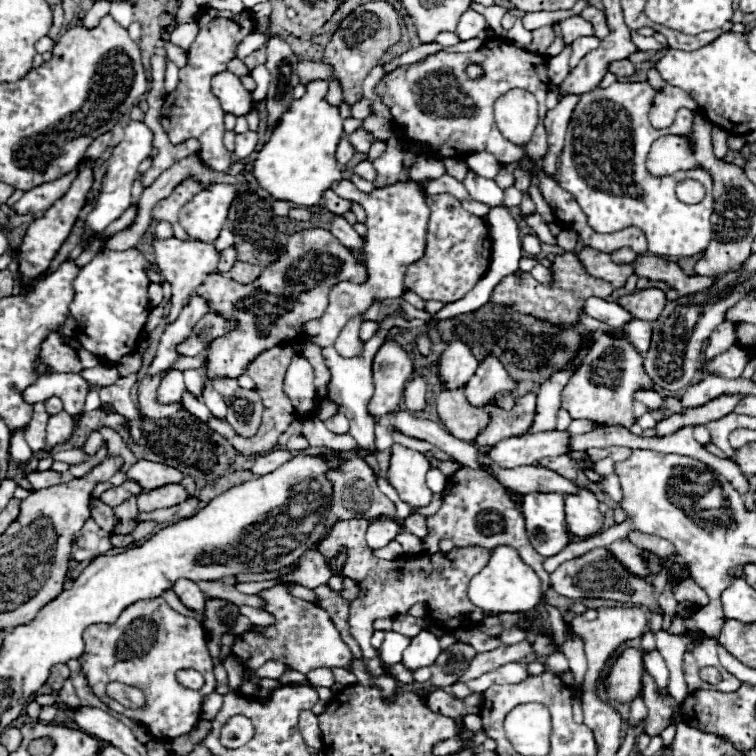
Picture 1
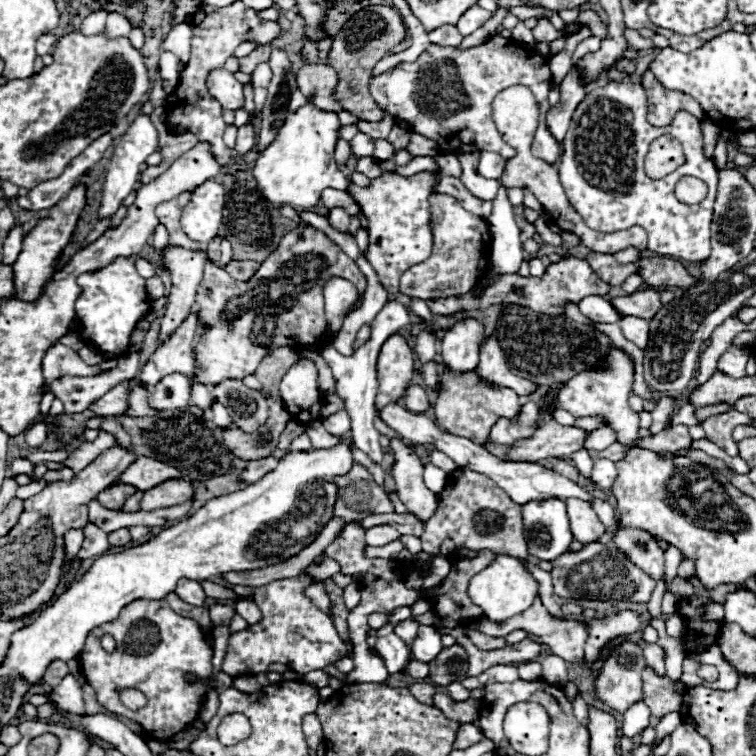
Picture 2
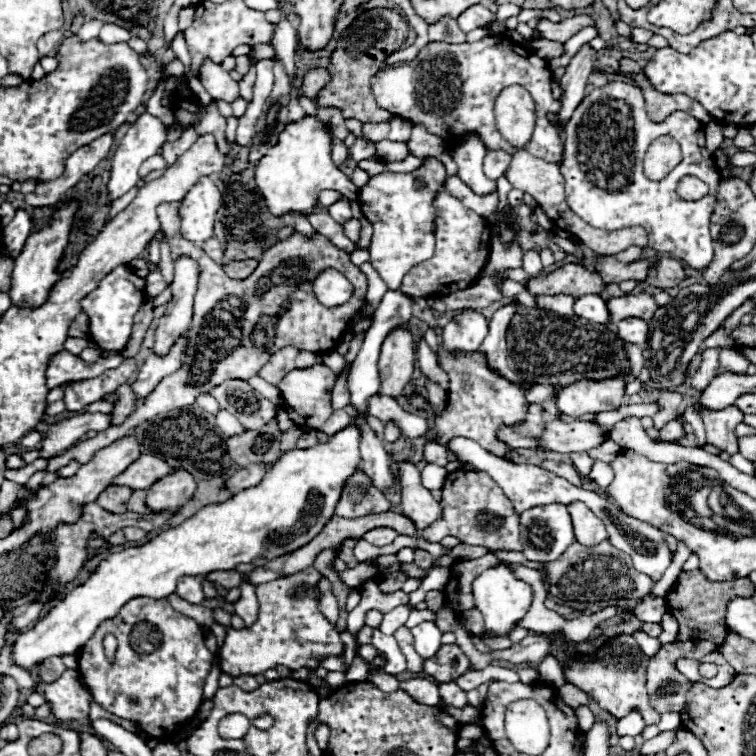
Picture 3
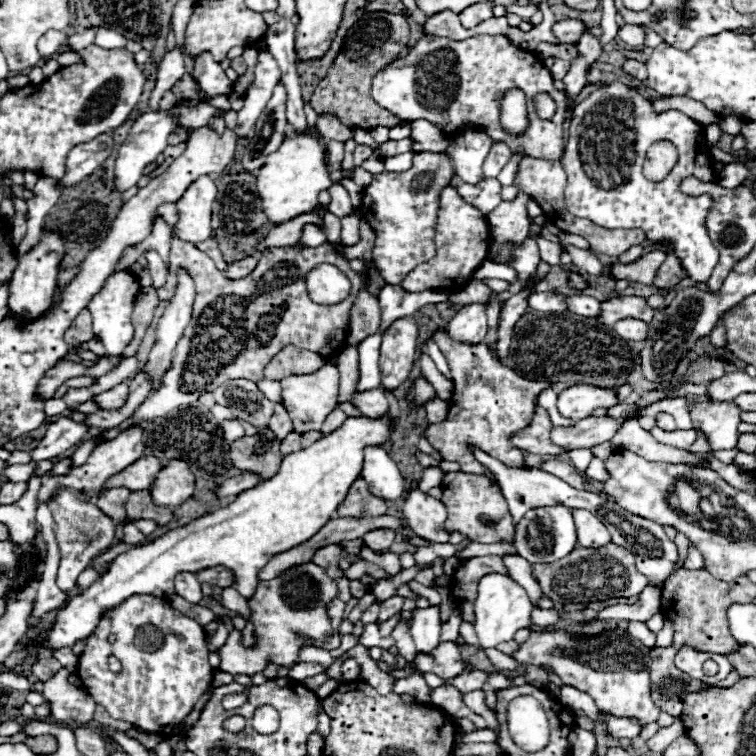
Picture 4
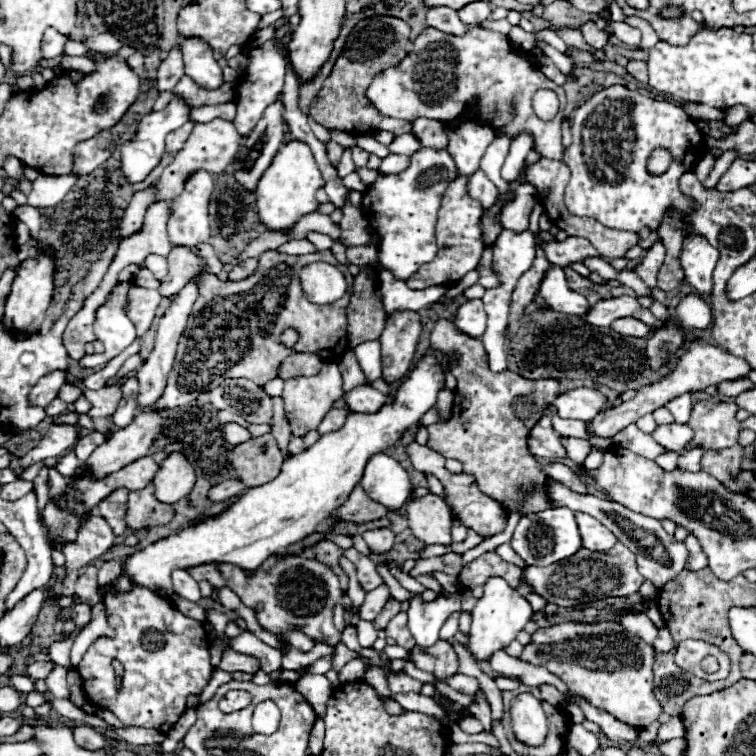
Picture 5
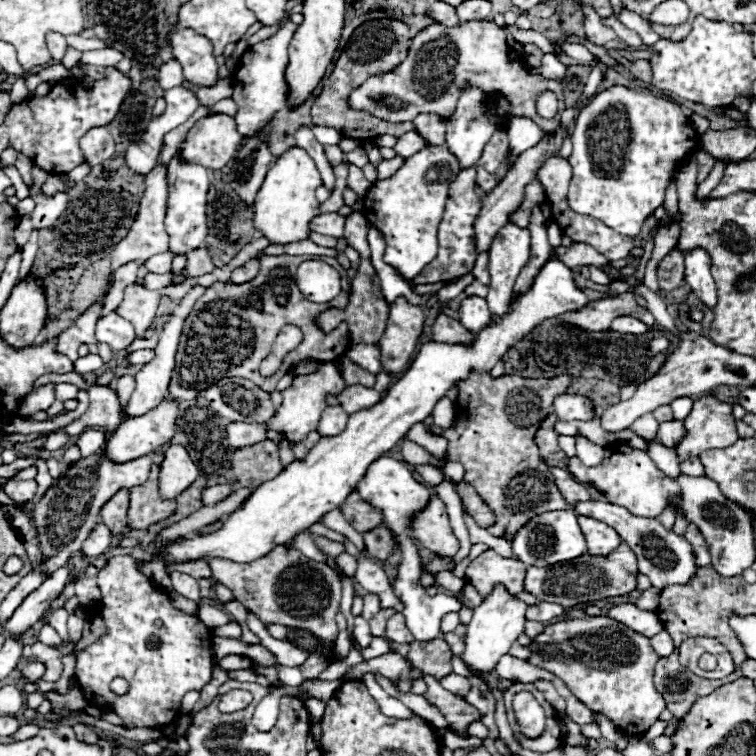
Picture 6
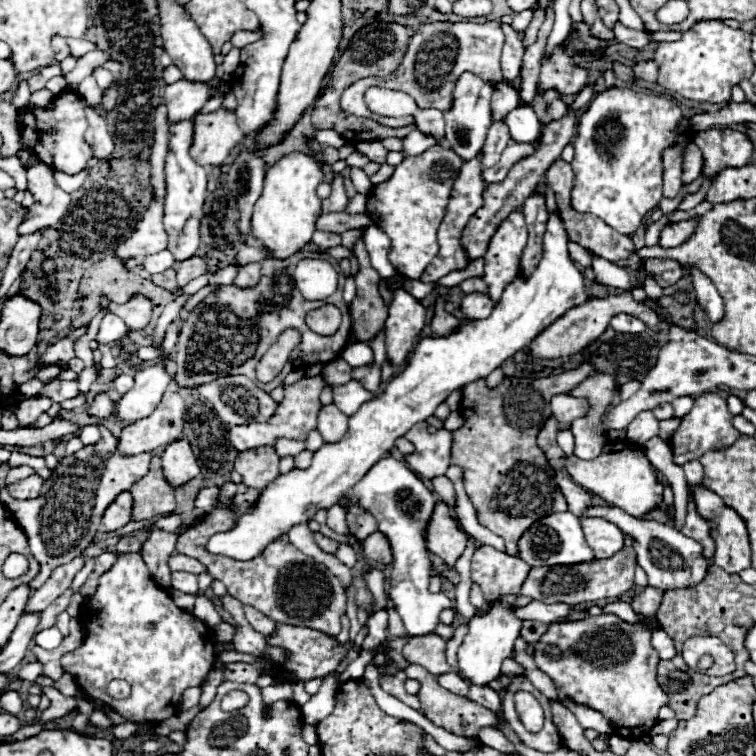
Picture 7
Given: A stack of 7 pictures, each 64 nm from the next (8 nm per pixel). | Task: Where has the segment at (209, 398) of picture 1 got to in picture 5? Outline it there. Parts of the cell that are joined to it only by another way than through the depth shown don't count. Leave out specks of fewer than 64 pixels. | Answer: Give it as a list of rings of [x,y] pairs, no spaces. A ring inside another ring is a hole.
[[[228,422],[228,424],[224,424],[224,438],[226,438],[226,442],[228,442],[228,444],[236,446],[236,444],[240,444],[240,442],[250,440],[252,436],[250,436],[250,434],[248,434],[248,430],[246,430],[246,428],[242,428],[240,424]]]

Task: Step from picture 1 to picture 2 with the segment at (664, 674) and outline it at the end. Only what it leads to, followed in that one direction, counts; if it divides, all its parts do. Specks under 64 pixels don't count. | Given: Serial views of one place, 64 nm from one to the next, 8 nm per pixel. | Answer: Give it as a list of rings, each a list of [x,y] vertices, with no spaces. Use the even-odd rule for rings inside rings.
[[[640,640],[640,648],[644,650],[646,666],[654,668],[660,676],[664,676],[666,674],[666,666],[664,666],[664,658],[662,658],[662,648],[658,644],[646,644],[644,640]]]

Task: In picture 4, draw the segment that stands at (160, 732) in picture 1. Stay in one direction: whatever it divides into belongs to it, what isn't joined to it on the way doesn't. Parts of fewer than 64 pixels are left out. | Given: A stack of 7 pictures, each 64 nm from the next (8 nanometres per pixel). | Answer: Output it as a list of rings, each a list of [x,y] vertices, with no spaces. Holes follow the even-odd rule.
[[[134,594],[132,598],[128,598],[102,618],[102,622],[98,624],[92,638],[86,642],[84,652],[78,660],[78,676],[84,682],[84,688],[92,696],[92,700],[104,706],[112,718],[126,720],[154,734],[170,734],[174,726],[178,726],[192,712],[194,704],[206,692],[212,680],[214,668],[208,662],[208,654],[210,652],[206,648],[206,632],[196,620],[180,614],[162,598],[148,594]],[[110,634],[116,636],[114,644],[108,644]],[[140,646],[146,646],[146,650],[142,650]],[[110,654],[120,658],[122,672],[112,672],[108,668],[106,658]]]

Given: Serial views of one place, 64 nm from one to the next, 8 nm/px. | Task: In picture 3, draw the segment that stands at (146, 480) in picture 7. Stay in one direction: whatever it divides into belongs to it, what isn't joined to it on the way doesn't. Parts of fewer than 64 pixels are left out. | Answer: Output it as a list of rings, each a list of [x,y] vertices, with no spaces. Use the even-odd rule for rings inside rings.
[[[134,490],[132,498],[128,498],[128,502],[126,502],[126,510],[128,512],[138,512],[138,514],[152,512],[144,506],[144,500],[146,500],[146,490]]]

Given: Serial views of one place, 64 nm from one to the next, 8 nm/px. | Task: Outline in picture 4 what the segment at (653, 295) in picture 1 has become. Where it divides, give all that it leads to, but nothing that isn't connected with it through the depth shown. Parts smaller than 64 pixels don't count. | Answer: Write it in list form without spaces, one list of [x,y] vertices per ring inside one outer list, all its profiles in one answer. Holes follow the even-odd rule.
[[[618,296],[602,302],[600,322],[606,326],[614,326],[614,322],[622,318],[638,318],[644,322],[652,322],[654,308],[650,308],[644,296]]]

